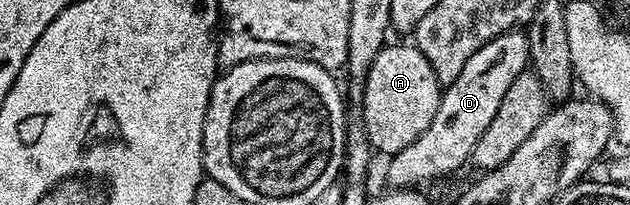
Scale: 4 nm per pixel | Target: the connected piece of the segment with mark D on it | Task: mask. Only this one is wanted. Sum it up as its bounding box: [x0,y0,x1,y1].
[387,30,529,189]

